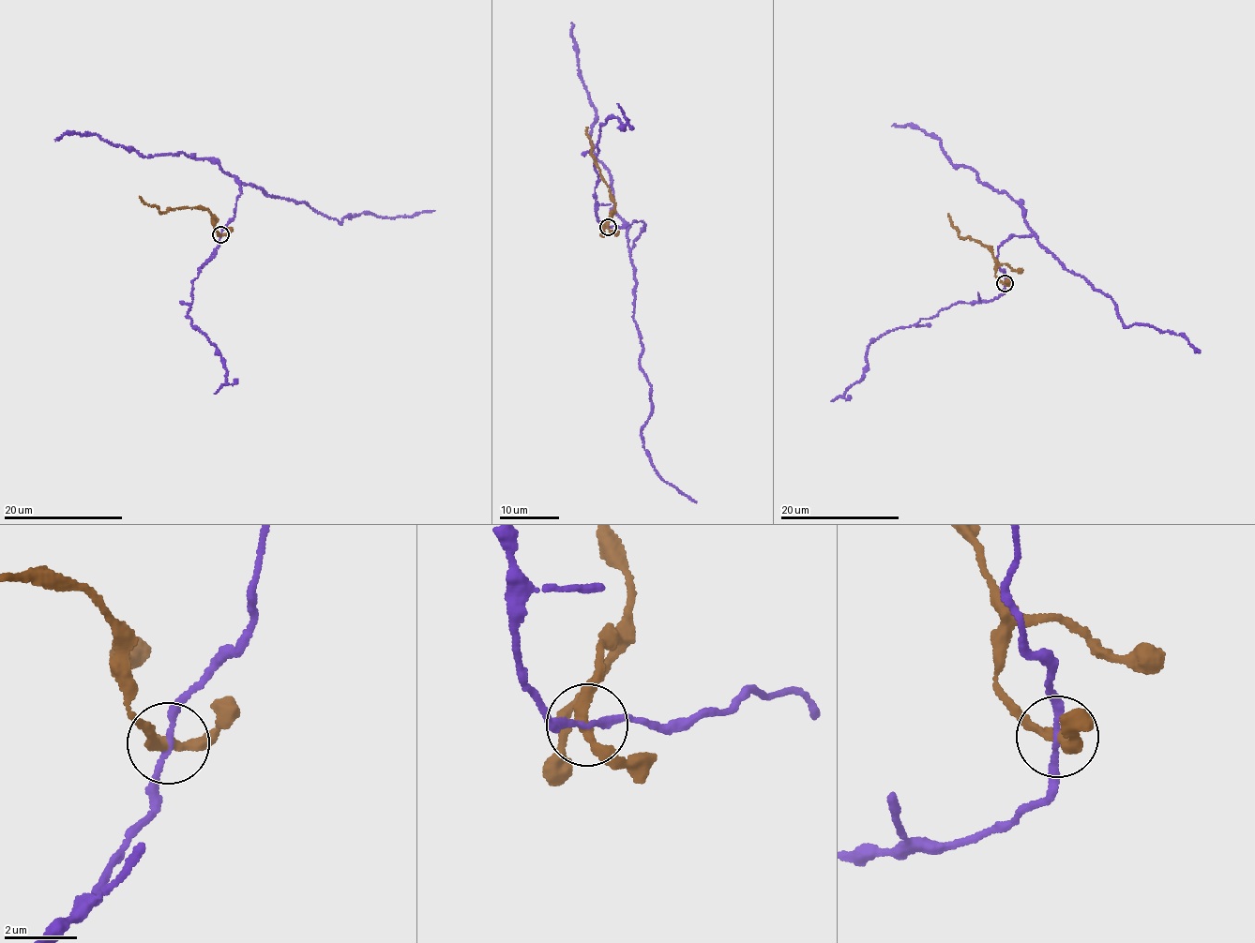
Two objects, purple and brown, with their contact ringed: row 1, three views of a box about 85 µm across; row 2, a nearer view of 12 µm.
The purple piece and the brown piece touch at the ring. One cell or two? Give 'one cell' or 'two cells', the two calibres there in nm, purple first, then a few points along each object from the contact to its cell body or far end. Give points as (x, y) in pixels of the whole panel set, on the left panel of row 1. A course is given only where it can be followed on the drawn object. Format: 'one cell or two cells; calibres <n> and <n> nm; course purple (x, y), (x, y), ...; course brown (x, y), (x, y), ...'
two cells; calibres 150 and 280 nm; course purple (221, 234), (240, 195), (237, 176), (272, 197), (304, 202), (340, 223), (364, 213), (396, 217), (434, 210); course brown (221, 234), (217, 231), (214, 216), (204, 208), (178, 208), (161, 213), (139, 196)

